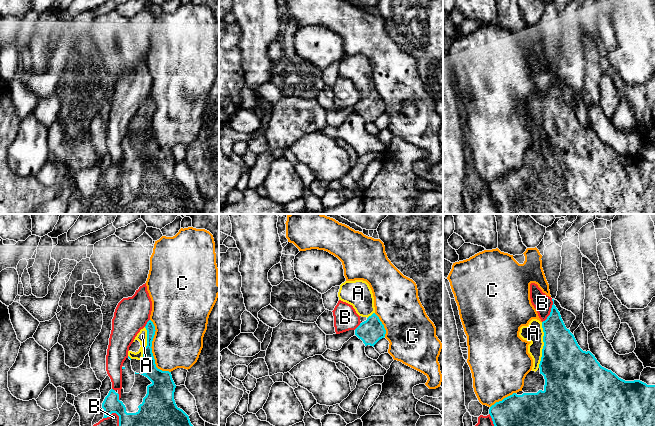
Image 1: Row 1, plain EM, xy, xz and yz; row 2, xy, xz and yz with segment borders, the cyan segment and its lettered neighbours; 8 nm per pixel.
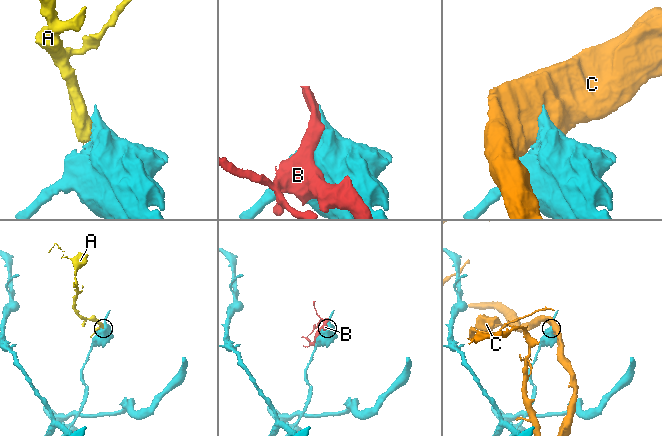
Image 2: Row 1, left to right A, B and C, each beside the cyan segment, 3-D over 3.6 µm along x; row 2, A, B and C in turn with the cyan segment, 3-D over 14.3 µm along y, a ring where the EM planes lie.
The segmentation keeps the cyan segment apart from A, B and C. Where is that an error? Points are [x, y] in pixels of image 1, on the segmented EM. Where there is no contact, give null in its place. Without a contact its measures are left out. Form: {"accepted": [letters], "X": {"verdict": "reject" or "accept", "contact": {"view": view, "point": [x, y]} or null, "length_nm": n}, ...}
{"accepted": ["A"], "A": {"verdict": "accept", "contact": {"view": "yz", "point": [544, 345]}, "length_nm": 360}, "B": {"verdict": "reject", "contact": {"view": "xy", "point": [115, 412]}, "length_nm": 150}, "C": {"verdict": "reject", "contact": {"view": "xy", "point": [151, 350]}, "length_nm": 460}}

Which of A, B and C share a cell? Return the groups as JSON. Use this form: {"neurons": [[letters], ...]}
{"neurons": [["A"], ["B"], ["C"]]}

